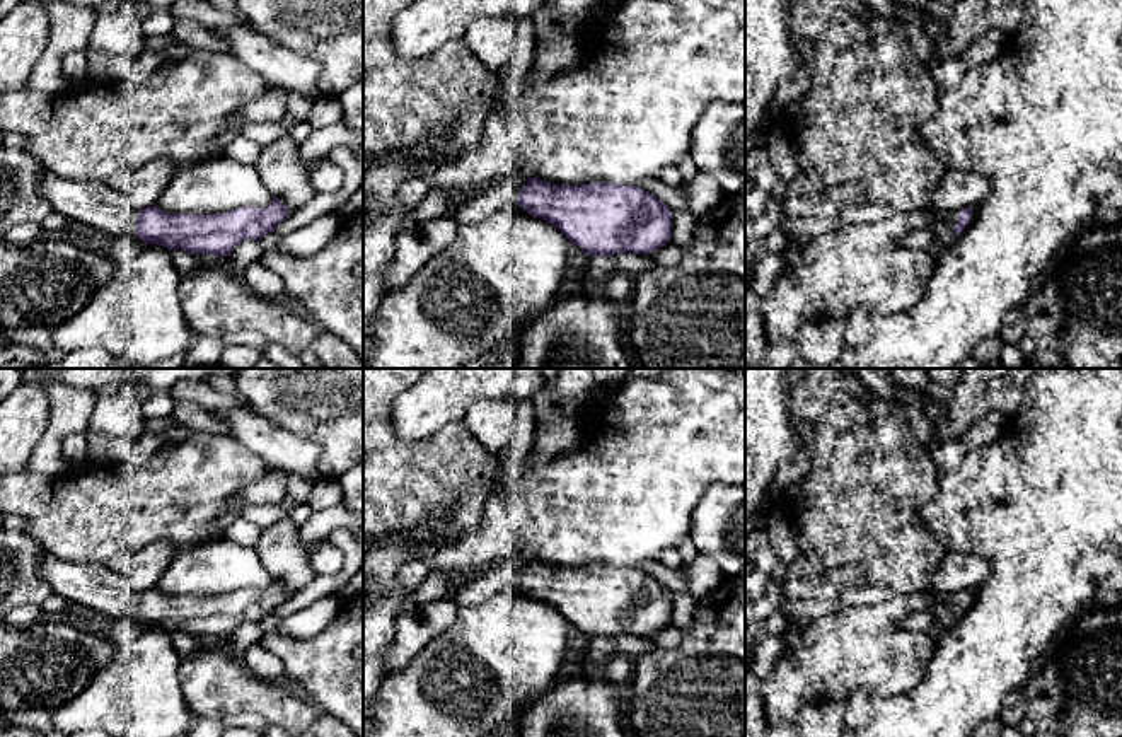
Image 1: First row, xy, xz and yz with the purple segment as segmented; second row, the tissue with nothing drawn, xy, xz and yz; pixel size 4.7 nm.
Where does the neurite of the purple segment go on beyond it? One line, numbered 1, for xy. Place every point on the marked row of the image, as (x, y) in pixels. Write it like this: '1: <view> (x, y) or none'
1: xy (94, 203)

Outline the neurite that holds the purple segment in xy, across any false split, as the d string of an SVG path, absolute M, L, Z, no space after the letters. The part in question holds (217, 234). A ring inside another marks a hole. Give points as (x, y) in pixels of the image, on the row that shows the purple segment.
M49 171L39 177L39 196L53 212L101 235L136 234L145 244L218 258L228 256L242 241L261 241L290 217L286 205L275 196L263 210L242 206L217 215L167 213L157 205L136 212L104 181L68 181Z

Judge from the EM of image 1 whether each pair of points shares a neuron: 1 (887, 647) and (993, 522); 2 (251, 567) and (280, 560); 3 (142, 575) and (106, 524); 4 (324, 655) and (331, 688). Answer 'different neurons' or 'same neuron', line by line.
1: different neurons
2: different neurons
3: different neurons
4: same neuron

